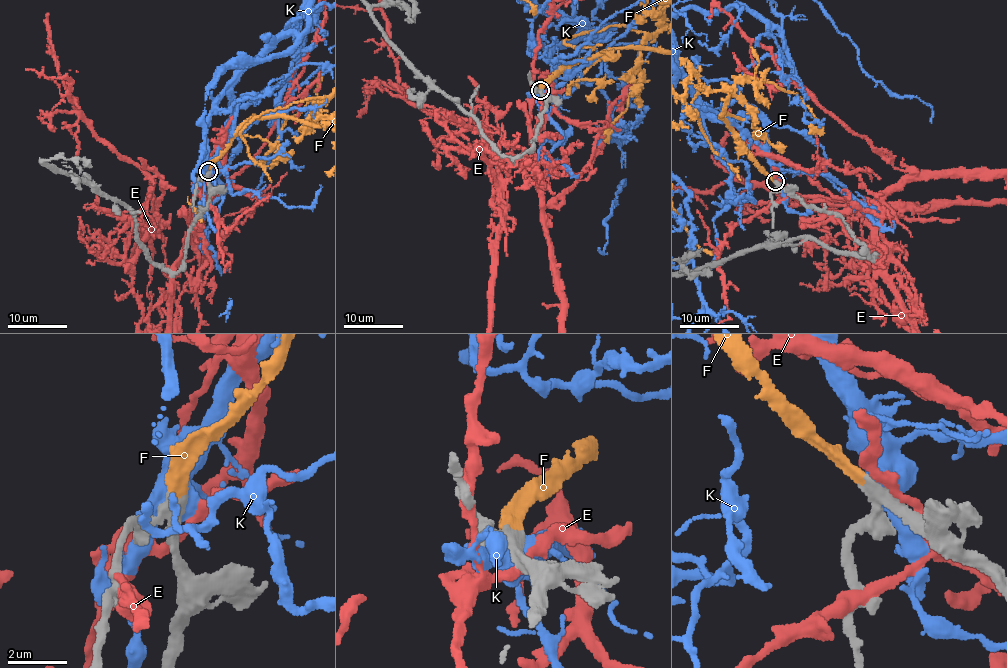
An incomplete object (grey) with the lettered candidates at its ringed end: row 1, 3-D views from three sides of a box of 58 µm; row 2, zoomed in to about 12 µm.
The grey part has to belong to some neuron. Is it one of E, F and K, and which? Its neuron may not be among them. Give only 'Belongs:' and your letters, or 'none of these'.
Belongs: F

